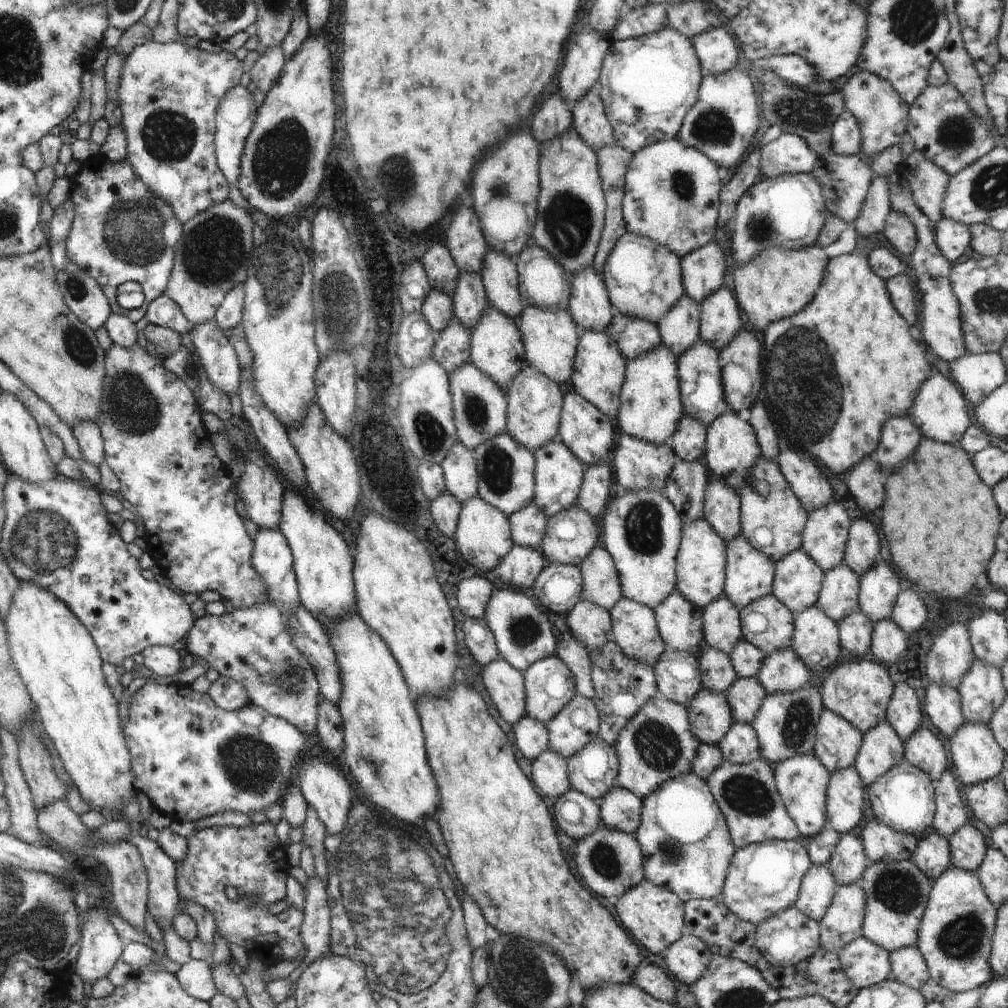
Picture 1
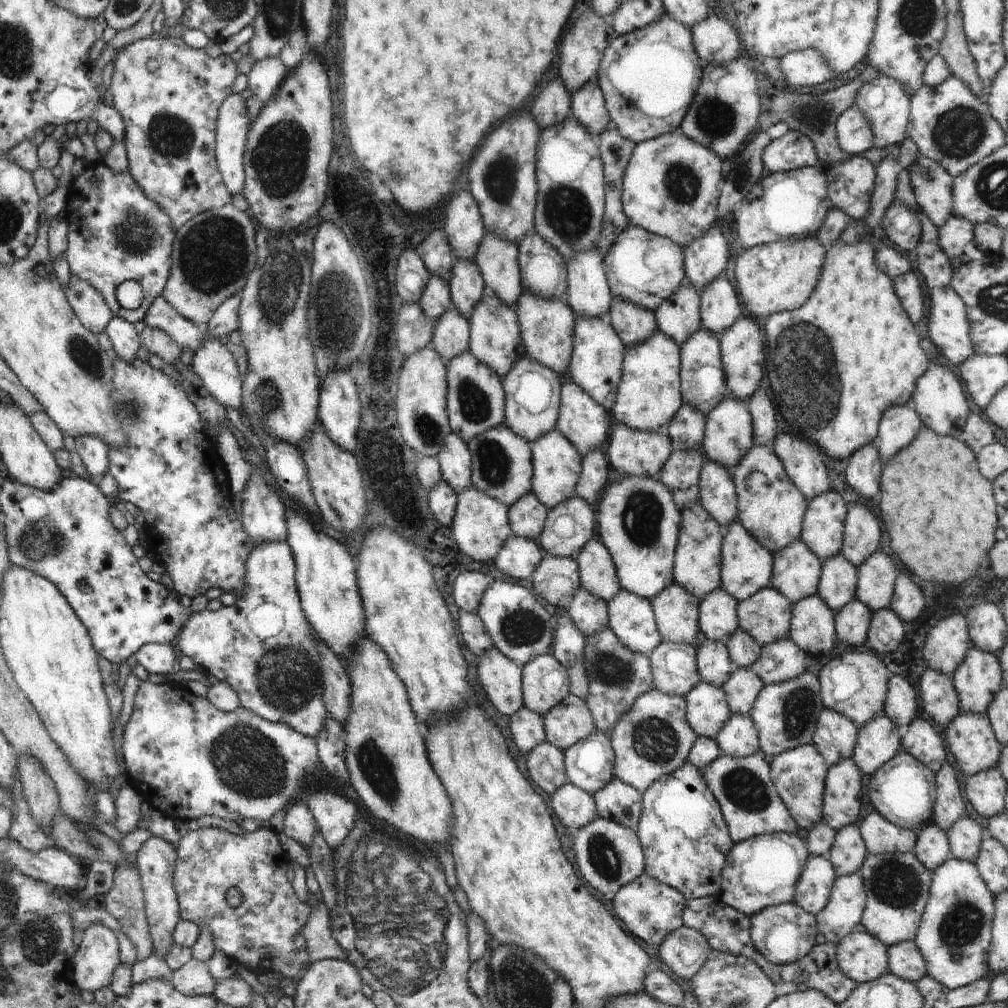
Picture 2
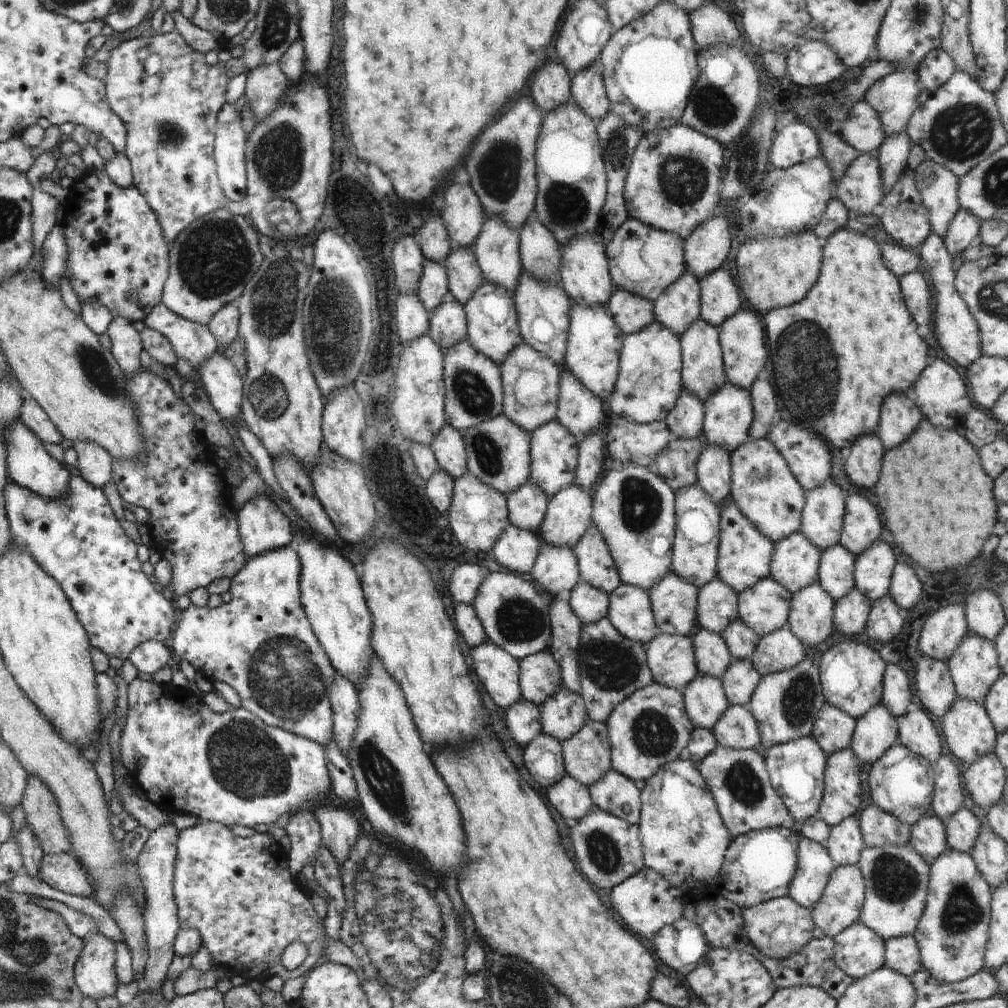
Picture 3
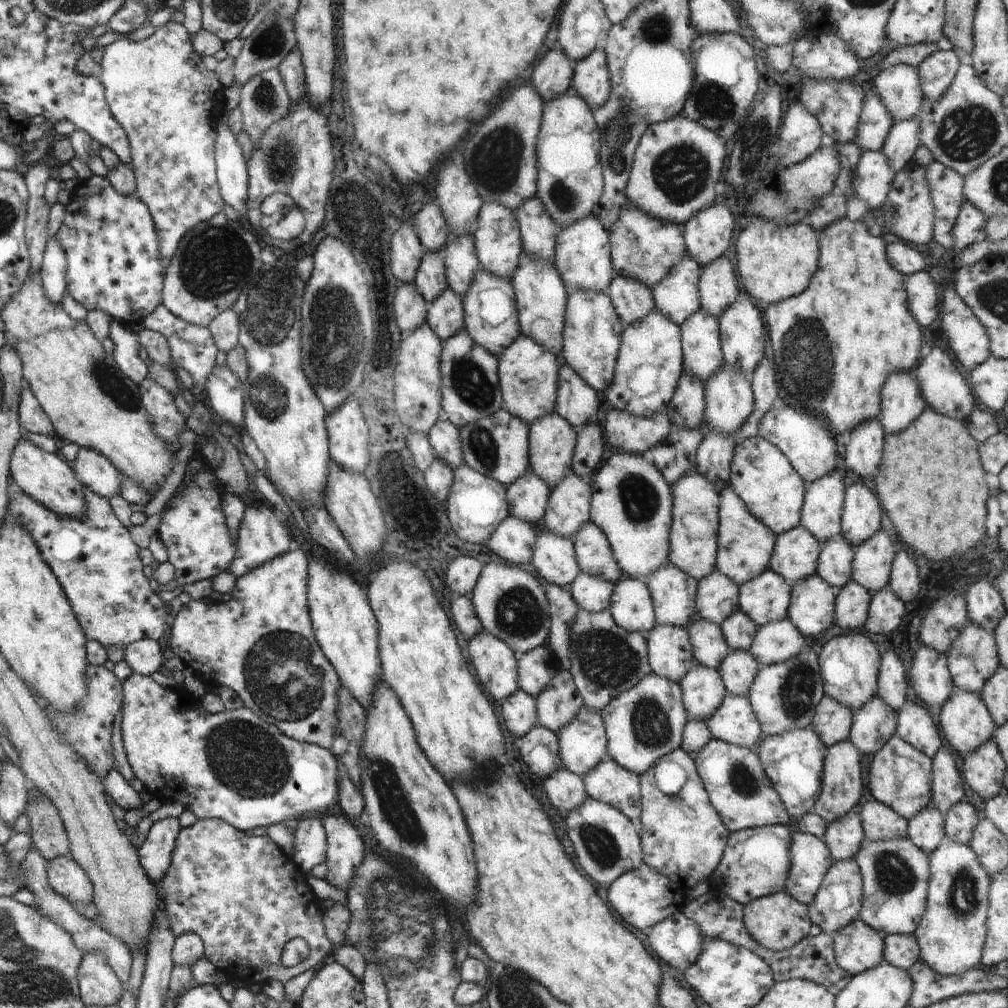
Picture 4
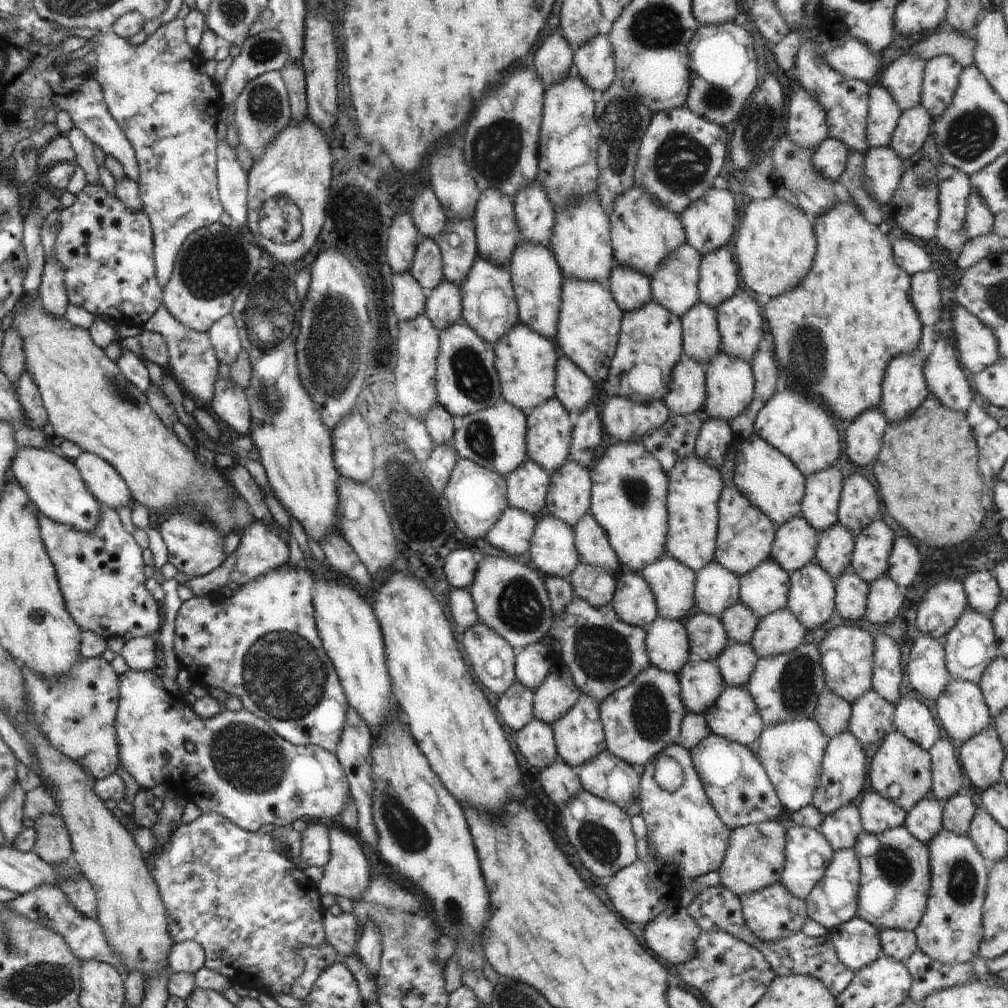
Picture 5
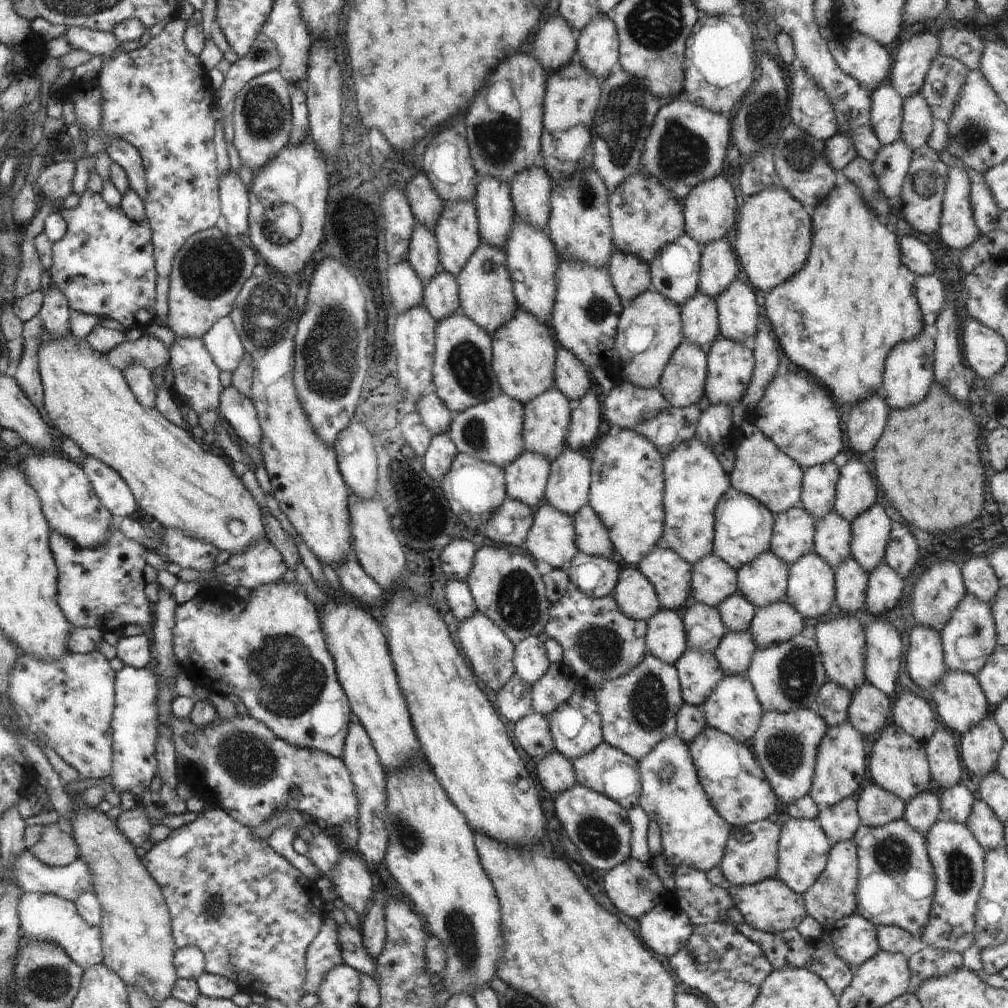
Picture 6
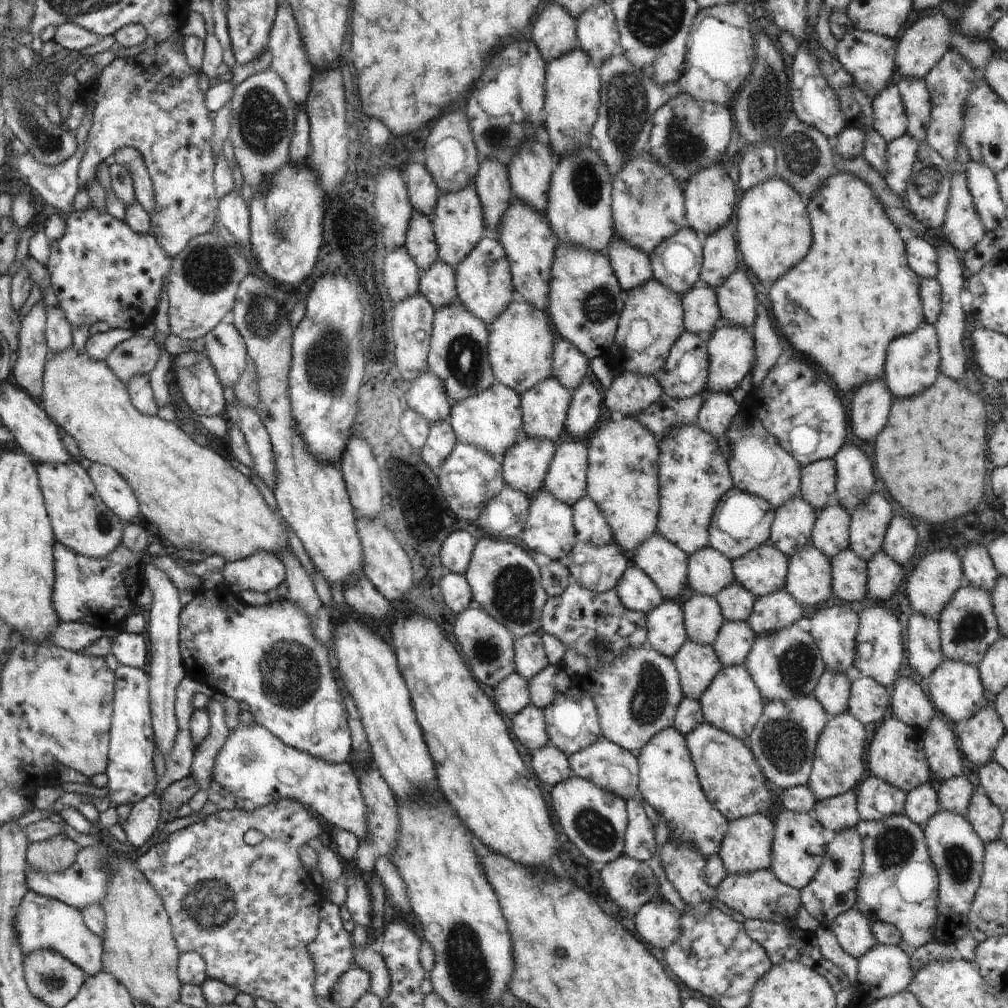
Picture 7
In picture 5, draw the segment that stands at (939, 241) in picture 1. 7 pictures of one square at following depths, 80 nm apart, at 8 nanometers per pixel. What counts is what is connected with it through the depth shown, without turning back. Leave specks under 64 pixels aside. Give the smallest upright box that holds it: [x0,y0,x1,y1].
[962,193,994,240]

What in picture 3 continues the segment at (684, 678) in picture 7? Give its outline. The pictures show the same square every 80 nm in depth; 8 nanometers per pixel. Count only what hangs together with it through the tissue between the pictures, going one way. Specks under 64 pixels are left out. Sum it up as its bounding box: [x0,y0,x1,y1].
[681,673,729,731]

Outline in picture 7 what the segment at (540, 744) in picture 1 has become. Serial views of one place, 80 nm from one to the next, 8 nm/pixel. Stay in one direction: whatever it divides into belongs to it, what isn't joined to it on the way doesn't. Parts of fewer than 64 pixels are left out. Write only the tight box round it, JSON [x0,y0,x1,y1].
[493,672,530,718]

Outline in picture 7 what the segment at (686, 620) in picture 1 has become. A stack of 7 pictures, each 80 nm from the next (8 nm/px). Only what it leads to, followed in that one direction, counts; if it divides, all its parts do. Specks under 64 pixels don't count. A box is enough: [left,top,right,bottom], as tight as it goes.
[631,532,687,600]

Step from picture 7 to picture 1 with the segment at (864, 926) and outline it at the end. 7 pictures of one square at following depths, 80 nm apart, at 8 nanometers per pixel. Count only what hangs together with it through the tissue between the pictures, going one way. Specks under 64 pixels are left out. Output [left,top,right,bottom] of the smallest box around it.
[836,936,891,989]

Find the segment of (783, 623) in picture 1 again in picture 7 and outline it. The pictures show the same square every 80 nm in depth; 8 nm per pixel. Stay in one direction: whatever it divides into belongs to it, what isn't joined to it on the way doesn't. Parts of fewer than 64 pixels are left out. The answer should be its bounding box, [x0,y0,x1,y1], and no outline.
[729,542,788,598]

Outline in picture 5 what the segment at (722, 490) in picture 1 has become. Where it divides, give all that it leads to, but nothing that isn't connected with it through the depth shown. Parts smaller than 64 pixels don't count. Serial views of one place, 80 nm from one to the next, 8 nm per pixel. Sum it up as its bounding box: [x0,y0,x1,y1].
[694,419,733,469]

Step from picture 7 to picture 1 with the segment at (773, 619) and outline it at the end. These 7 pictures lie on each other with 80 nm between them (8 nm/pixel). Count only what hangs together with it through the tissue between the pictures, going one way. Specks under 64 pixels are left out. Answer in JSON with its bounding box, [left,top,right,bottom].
[756,648,813,695]

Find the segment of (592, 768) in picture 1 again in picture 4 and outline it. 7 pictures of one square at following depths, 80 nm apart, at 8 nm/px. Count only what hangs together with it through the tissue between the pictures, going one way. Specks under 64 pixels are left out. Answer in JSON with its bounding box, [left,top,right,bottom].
[556,704,607,776]

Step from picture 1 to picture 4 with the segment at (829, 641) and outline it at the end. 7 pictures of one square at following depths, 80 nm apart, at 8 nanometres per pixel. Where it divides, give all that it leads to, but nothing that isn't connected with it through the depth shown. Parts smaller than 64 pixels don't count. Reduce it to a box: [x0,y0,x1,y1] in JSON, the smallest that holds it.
[786,574,835,642]

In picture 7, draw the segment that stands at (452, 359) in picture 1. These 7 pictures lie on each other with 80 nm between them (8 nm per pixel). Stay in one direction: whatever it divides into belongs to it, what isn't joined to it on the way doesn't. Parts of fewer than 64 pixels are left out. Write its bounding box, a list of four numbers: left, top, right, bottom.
[418,260,457,312]

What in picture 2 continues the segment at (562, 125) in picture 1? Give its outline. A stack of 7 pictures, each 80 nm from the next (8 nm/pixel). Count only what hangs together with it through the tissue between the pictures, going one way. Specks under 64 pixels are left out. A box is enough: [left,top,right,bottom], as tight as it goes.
[531,78,570,130]

